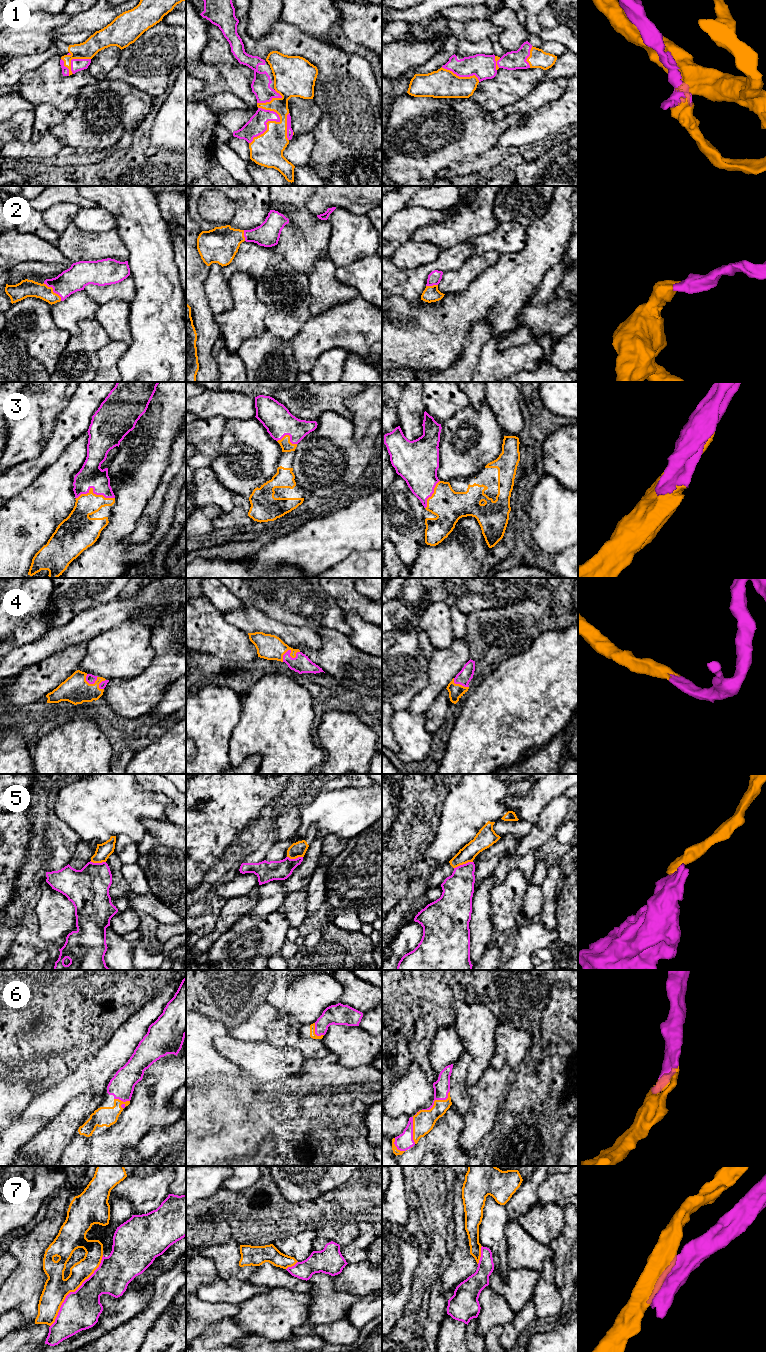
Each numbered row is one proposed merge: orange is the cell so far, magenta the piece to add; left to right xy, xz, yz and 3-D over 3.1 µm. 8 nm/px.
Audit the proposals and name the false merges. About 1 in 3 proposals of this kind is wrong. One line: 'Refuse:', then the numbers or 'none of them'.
Refuse: 5, 7

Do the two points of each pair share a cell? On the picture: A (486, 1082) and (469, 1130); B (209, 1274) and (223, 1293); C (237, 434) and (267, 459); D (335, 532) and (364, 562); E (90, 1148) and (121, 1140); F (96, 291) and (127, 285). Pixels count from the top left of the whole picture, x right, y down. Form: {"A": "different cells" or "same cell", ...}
{"A": "same cell", "B": "different cells", "C": "same cell", "D": "different cells", "E": "same cell", "F": "same cell"}

